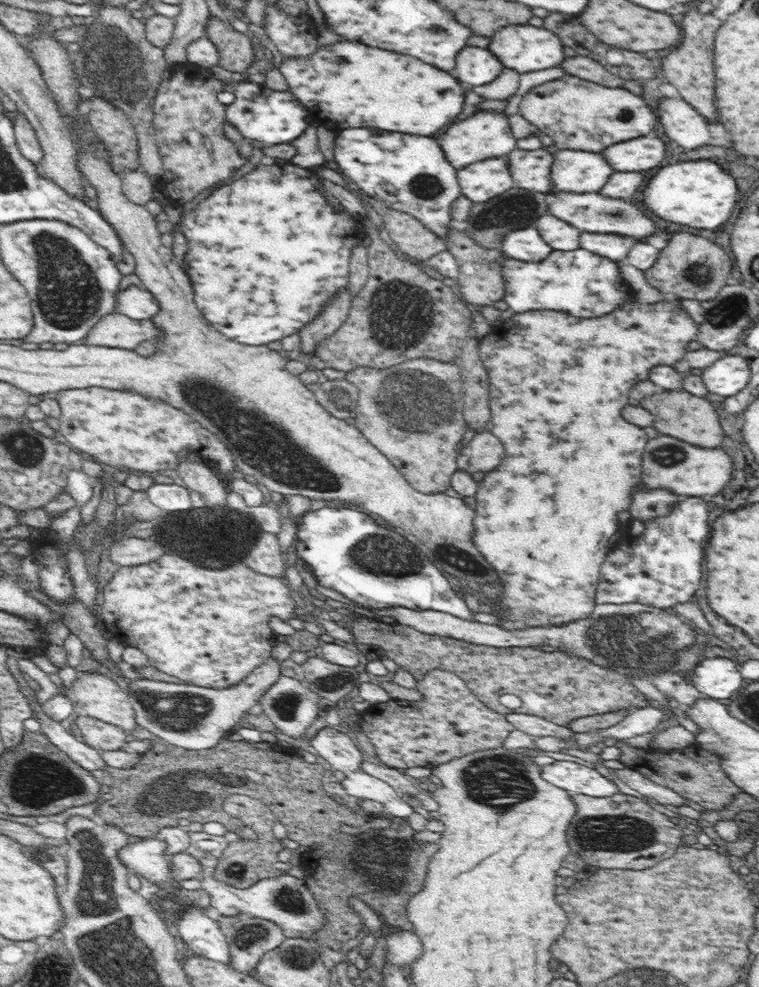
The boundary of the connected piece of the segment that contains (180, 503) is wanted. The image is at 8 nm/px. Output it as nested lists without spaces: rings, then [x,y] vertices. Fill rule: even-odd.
[[[154,483],[147,489],[150,500],[165,513],[190,510],[190,490],[183,485]]]

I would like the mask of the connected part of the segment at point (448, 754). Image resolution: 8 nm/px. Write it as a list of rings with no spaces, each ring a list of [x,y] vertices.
[[[432,670],[428,676],[416,683],[416,690],[424,695],[422,700],[390,699],[382,704],[370,705],[360,714],[358,725],[363,733],[374,745],[374,752],[378,762],[392,768],[416,768],[424,766],[433,769],[449,760],[463,757],[472,751],[481,751],[485,748],[499,747],[504,744],[508,734],[515,730],[515,726],[508,722],[505,715],[493,711],[488,705],[480,702],[456,674],[442,670]]]

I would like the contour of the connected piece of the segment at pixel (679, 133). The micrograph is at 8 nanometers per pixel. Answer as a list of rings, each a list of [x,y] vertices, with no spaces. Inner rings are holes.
[[[664,97],[659,100],[658,120],[667,138],[686,150],[697,150],[710,142],[710,126],[704,116],[684,100]]]

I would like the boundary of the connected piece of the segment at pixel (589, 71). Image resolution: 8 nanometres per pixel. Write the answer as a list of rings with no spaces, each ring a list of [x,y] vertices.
[[[584,56],[568,58],[559,66],[564,69],[565,74],[574,75],[607,87],[624,86],[624,82],[626,82],[625,79],[612,74],[604,66],[600,66],[598,62],[584,58]]]

